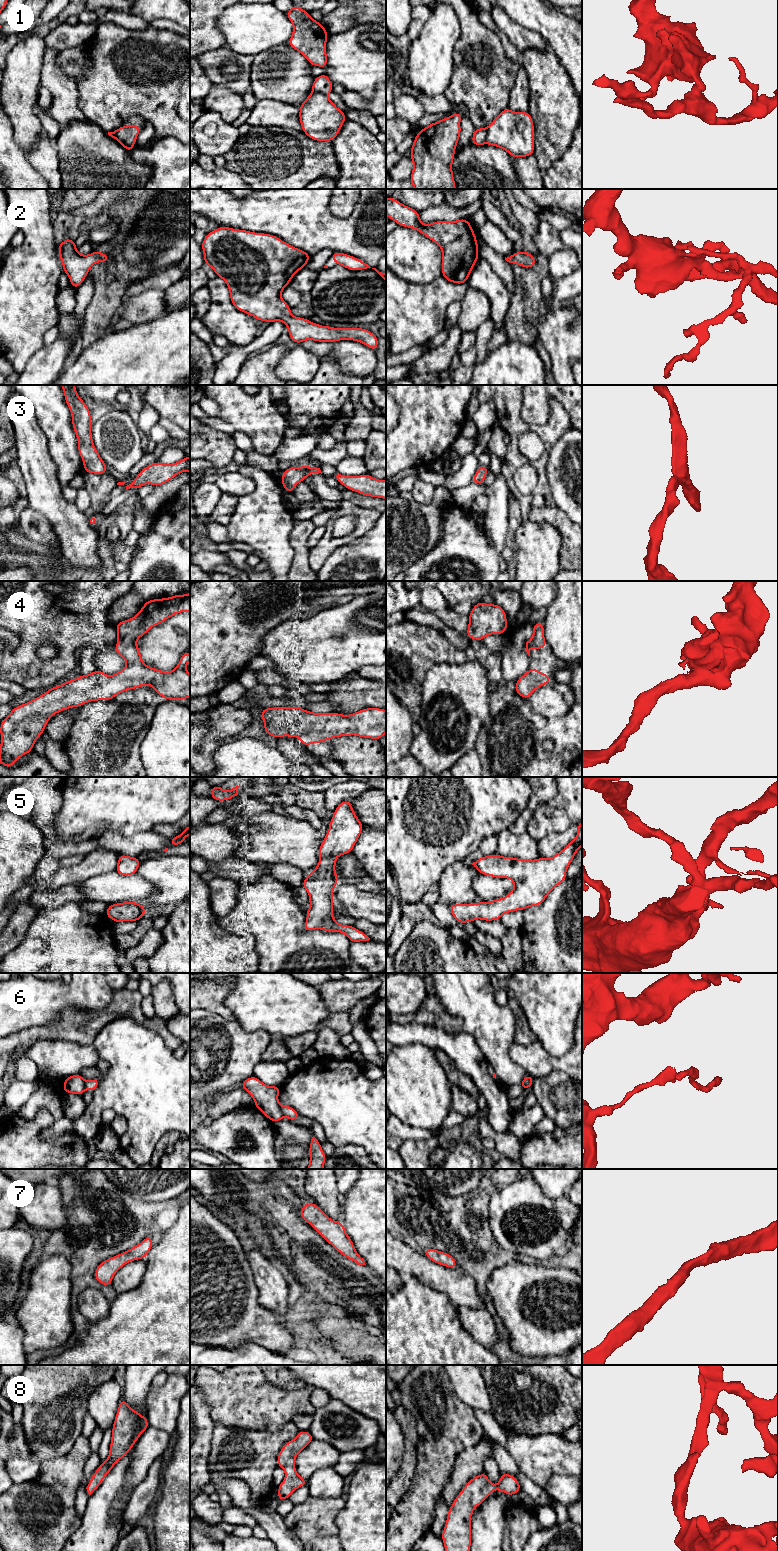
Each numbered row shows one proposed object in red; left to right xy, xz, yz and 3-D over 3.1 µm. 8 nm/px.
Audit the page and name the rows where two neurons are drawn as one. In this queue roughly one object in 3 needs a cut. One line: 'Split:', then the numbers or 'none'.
Split: 1, 6

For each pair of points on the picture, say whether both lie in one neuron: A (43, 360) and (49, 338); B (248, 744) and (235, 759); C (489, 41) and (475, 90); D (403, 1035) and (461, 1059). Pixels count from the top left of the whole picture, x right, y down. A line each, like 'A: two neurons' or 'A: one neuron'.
A: two neurons
B: one neuron
C: one neuron
D: one neuron

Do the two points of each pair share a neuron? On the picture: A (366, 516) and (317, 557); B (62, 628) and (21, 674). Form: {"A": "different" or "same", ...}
{"A": "same", "B": "same"}

